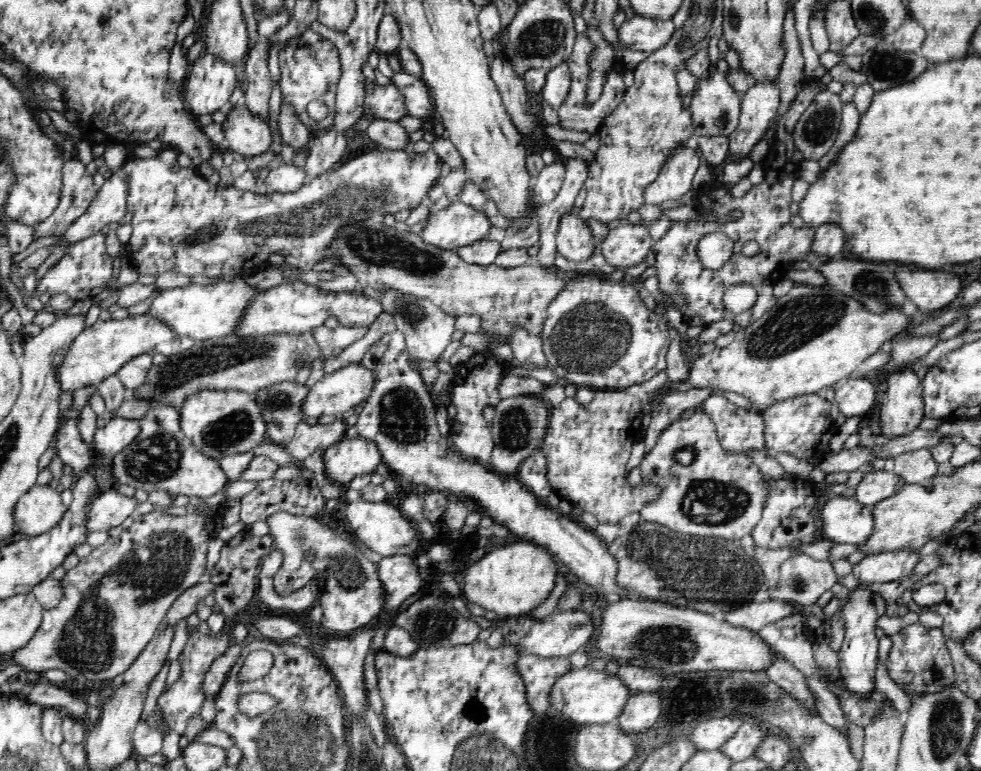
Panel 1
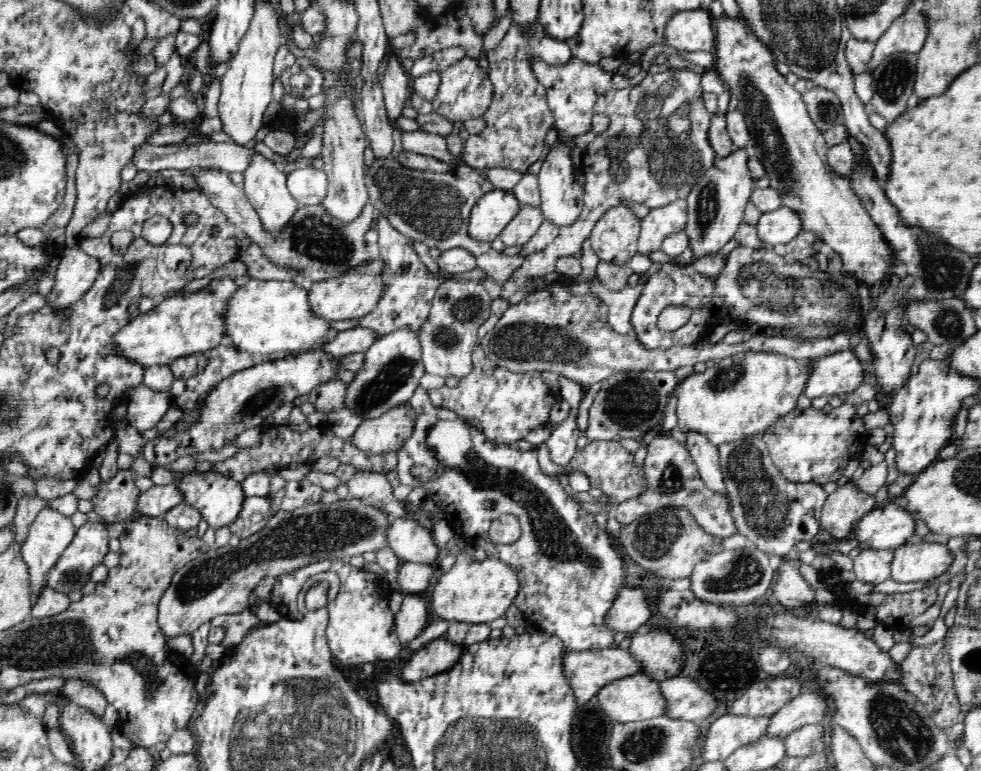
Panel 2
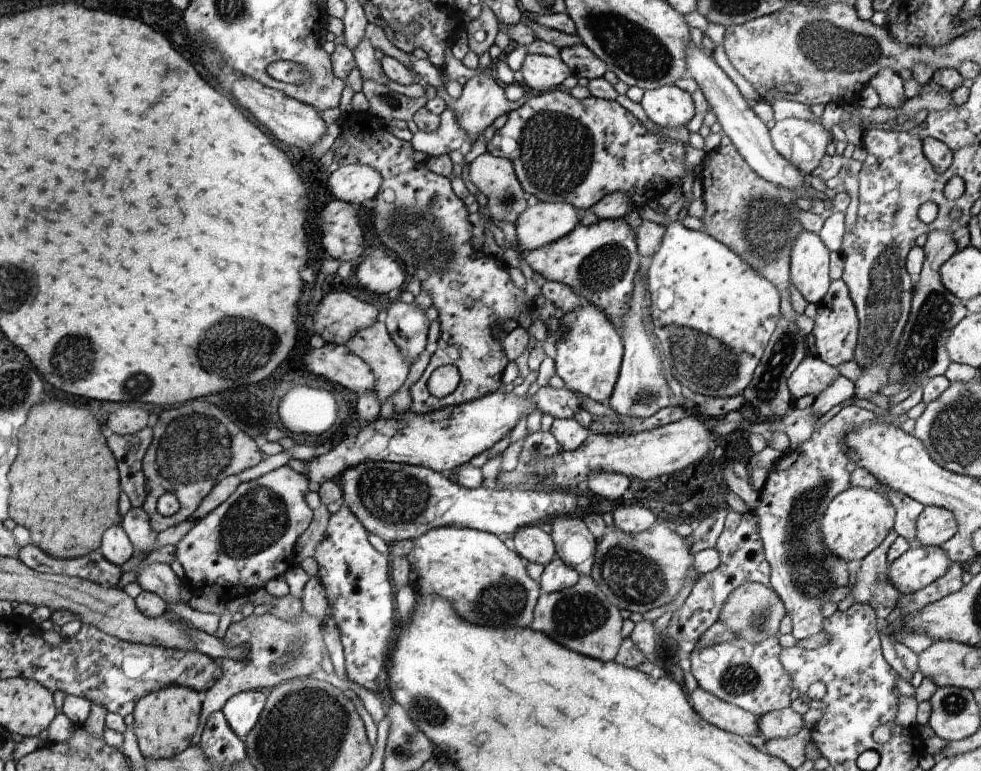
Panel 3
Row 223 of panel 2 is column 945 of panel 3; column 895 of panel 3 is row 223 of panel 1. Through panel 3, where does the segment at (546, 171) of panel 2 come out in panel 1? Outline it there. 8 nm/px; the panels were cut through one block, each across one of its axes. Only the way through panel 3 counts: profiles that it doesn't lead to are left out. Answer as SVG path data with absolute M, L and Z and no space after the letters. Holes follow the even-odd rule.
M572 209L562 216L555 243L557 251L572 262L588 261L597 246L587 219Z

